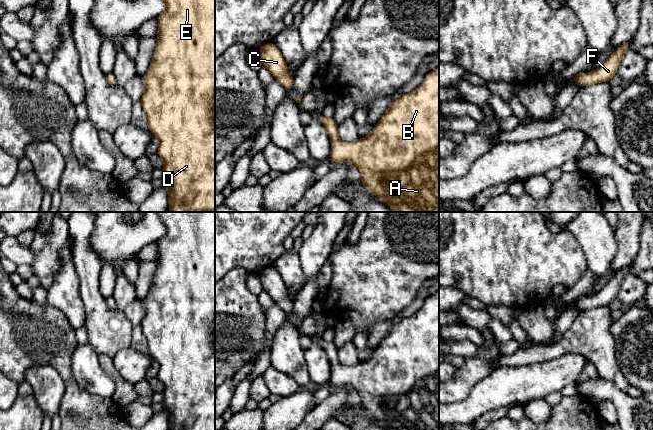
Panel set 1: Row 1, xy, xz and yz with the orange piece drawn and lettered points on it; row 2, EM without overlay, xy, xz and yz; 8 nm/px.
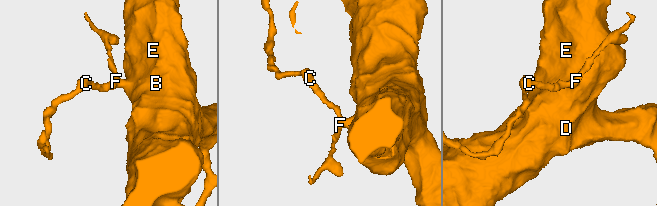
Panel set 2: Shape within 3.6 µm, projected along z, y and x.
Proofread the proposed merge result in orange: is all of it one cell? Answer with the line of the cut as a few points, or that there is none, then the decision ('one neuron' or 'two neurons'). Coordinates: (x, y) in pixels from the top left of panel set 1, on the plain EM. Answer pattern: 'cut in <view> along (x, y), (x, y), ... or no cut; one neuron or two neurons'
no cut; one neuron

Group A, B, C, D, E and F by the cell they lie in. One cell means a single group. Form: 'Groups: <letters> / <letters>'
Groups: A B C D E F

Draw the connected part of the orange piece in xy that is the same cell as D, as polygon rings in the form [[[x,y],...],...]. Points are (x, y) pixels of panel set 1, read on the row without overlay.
[[[157,212],[166,233],[156,243],[159,257],[152,287],[142,299],[144,317],[142,332],[148,343],[150,356],[158,363],[157,378],[162,382],[164,411],[168,416],[169,430],[215,430],[215,212]]]

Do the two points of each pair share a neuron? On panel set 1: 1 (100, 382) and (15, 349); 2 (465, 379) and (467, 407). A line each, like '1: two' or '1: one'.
1: two
2: two

